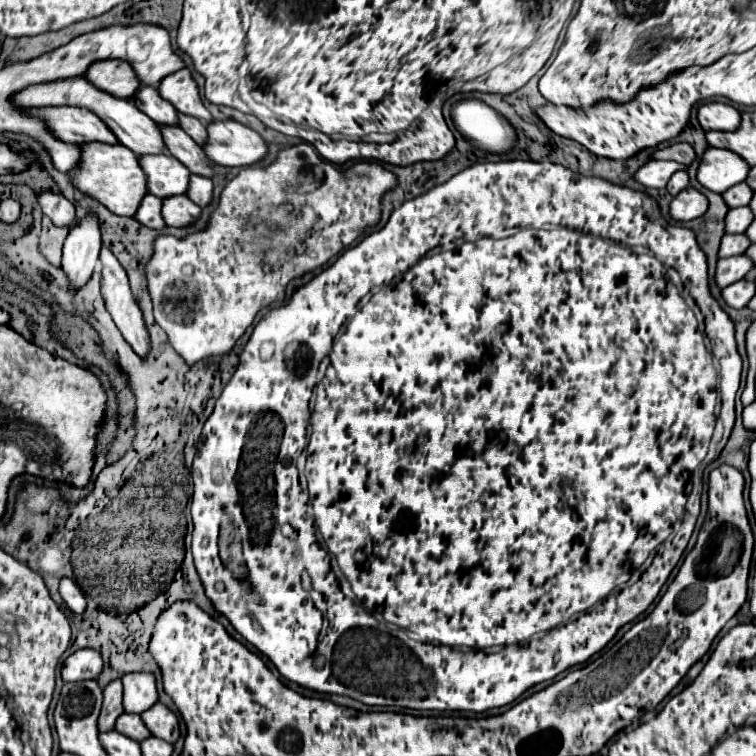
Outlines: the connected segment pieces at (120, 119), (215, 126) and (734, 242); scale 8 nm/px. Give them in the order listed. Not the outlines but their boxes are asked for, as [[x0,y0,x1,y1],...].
[[12,77,164,155],[200,121,266,167],[718,235,750,259]]

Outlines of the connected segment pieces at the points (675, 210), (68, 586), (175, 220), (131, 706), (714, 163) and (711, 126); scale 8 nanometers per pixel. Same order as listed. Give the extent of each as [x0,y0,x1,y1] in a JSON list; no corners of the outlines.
[[668,187,706,221],[58,577,86,613],[162,195,200,227],[122,673,158,713],[696,147,750,193],[698,103,740,131]]

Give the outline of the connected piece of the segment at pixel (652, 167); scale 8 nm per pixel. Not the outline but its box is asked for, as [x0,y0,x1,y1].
[634,161,686,189]

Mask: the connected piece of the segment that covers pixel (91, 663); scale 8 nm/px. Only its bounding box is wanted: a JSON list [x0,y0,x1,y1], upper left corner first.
[60,649,102,681]

